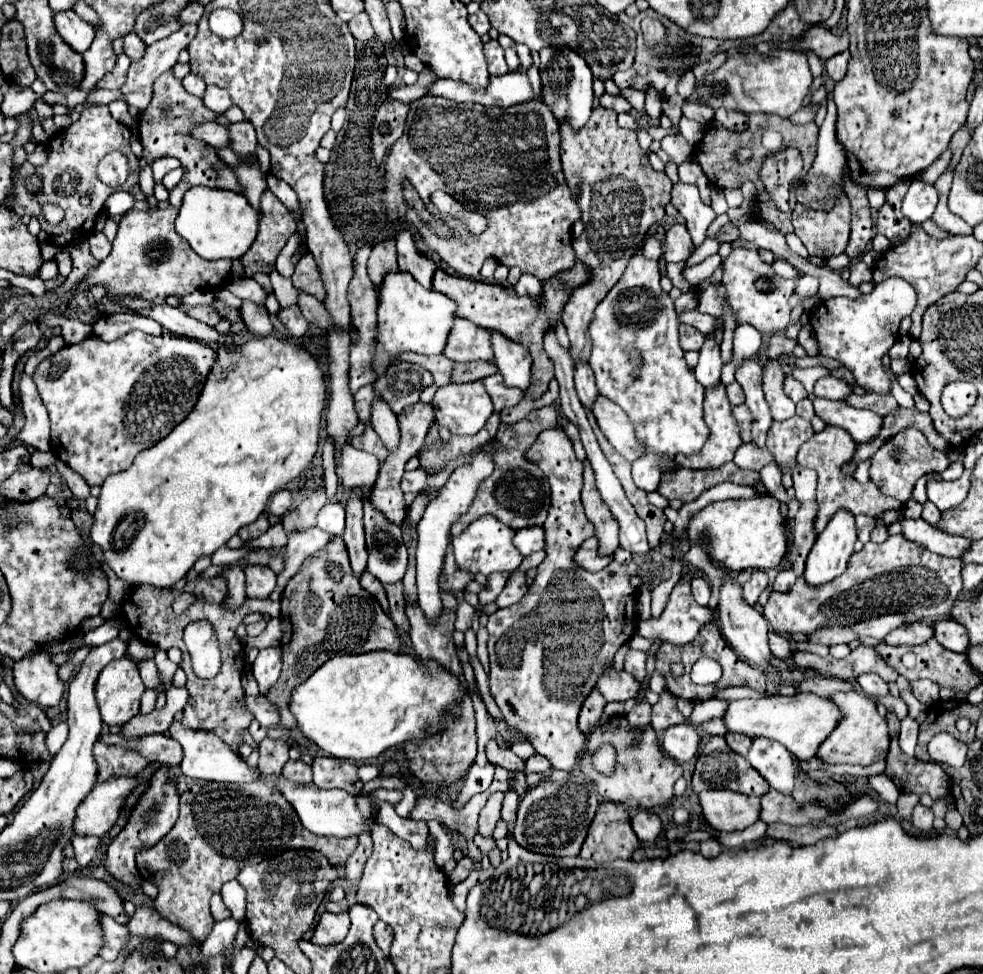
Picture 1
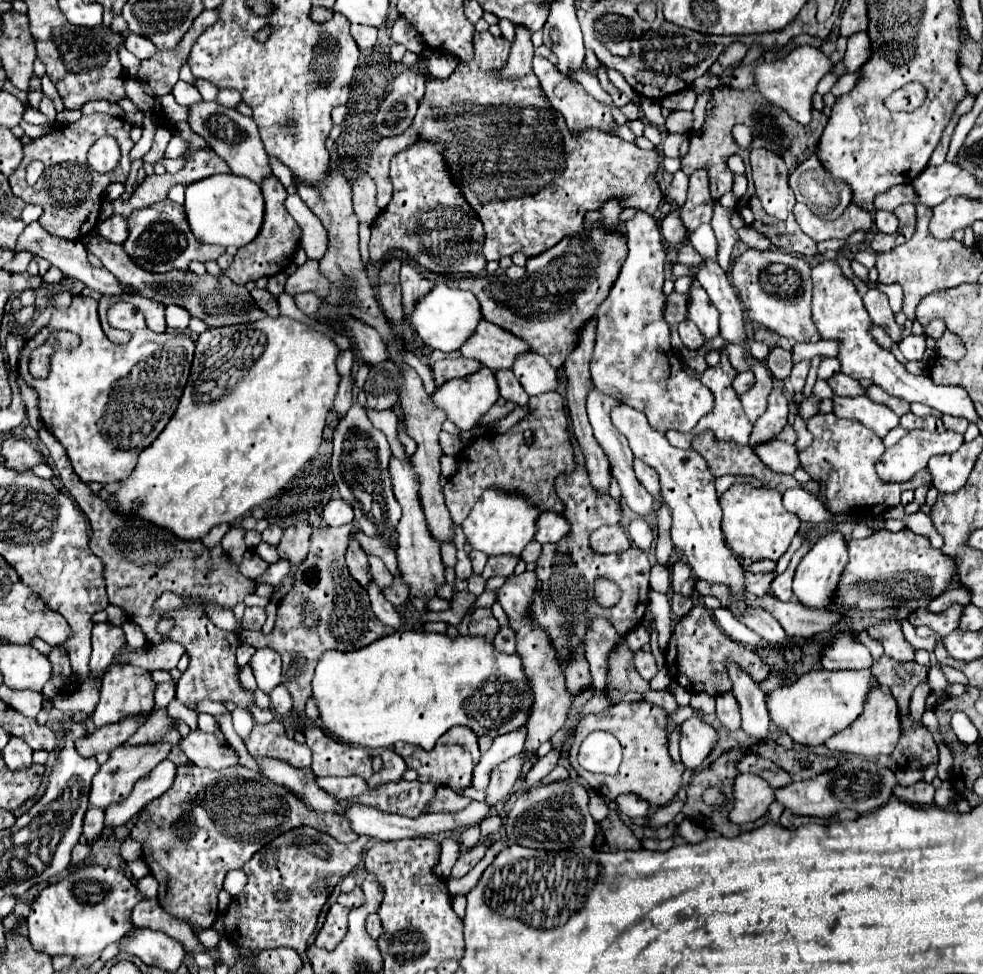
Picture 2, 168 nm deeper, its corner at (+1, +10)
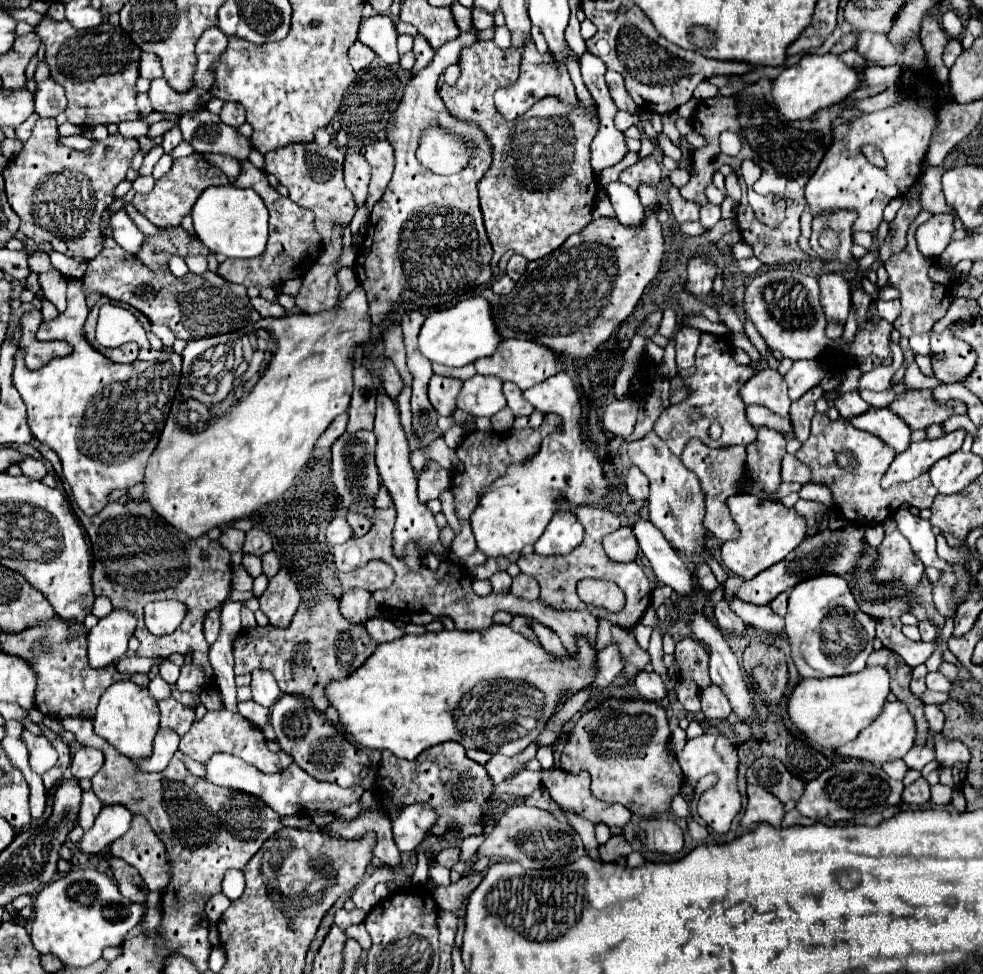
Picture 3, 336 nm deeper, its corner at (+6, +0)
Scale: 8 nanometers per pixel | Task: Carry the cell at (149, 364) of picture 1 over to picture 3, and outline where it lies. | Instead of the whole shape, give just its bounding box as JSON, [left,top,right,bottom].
[13,280,181,516]

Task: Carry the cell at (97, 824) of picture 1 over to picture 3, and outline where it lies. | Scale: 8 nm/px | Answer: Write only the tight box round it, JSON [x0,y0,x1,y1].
[131,730,179,772]

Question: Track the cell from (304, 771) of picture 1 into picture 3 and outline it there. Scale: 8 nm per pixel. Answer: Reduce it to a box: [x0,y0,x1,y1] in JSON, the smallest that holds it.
[179,710,293,774]

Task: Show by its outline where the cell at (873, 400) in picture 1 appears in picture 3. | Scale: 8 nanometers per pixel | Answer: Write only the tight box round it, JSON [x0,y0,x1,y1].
[889,390,967,430]

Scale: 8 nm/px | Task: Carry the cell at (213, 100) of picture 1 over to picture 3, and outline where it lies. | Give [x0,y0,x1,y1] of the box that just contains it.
[221,102,245,128]

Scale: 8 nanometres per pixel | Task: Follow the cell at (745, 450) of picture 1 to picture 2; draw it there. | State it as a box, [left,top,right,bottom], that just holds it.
[756,440,800,474]

